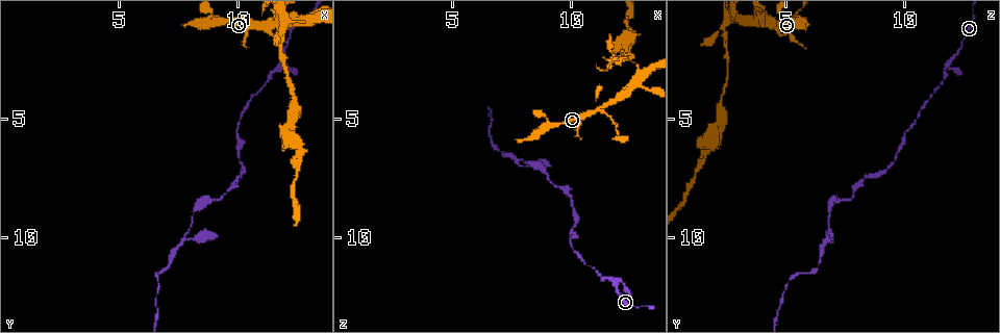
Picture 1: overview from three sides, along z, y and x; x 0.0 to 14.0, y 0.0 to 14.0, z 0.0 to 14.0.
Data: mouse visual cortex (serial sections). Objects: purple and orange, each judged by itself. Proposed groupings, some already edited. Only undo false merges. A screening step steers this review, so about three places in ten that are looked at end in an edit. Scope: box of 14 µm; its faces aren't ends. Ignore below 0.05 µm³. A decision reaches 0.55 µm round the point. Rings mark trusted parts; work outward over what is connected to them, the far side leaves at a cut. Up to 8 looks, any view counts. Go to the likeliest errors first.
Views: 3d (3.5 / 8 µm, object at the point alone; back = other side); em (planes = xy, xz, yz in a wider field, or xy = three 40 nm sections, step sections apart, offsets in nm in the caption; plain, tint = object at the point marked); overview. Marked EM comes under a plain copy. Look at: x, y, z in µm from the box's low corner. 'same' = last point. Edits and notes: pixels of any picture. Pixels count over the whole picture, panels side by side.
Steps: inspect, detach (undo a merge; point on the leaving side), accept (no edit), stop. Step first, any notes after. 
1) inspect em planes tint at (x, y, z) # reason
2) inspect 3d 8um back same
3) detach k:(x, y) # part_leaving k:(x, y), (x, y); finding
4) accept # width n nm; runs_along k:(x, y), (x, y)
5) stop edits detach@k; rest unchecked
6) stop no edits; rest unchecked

inspect 3d 8um at (11.0, 1.0, 4.7) # two arms in line, one across

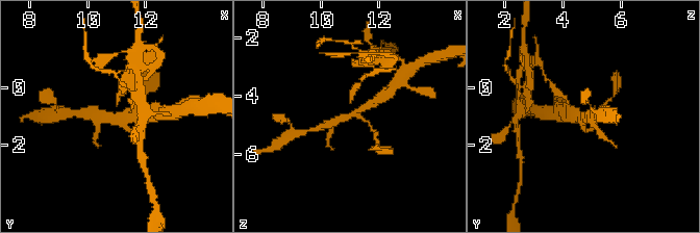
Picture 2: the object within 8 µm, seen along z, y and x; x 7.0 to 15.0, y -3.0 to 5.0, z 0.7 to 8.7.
inspect em xy step 5 tint at (11.0, 1.1, 4.7) # arms 3; arm_widths 150, 300, 350 nm; now the EM

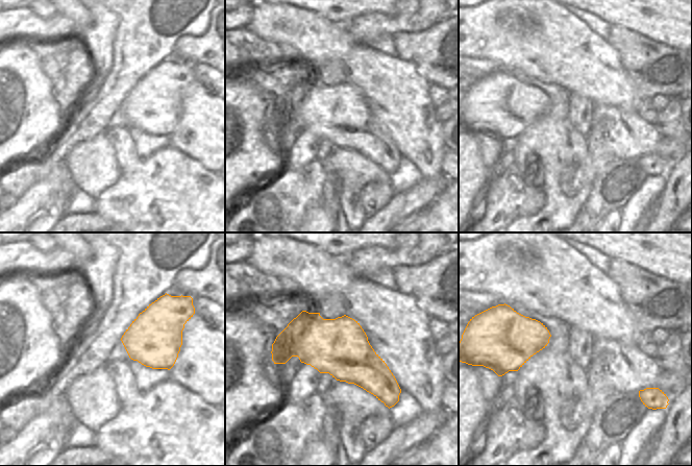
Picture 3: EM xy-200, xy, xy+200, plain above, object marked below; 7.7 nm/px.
accept # width 440 nm; runs_along 2:(323, 125), (346, 119), (376, 100); one cell here

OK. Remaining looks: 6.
inspect 3d 3.5um at (12.0, 1.0, 2.4) # calibre changes

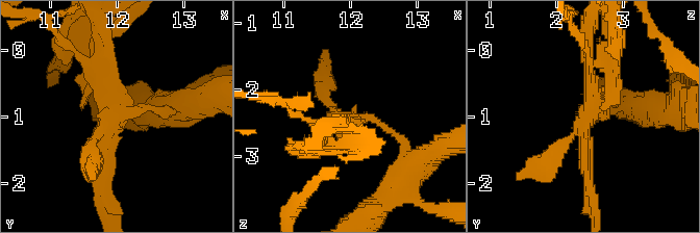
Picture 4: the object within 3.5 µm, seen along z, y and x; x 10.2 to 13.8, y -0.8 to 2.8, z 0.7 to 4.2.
inspect em xy step 3 tint at (12.00, 0.95, 2.55) # arms 4; arm_widths 150, 150, 150, 200 nm

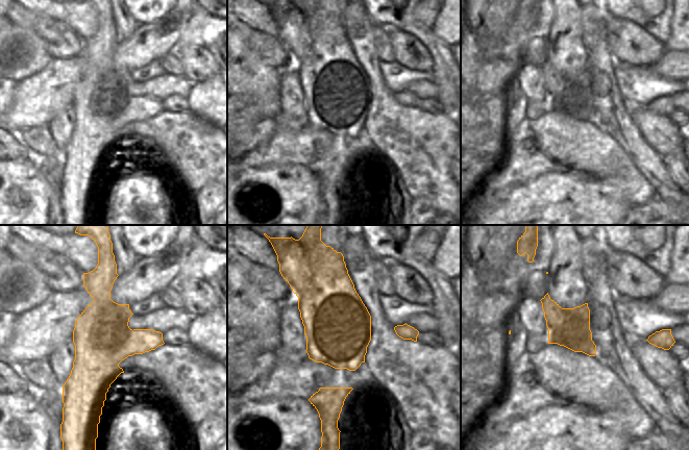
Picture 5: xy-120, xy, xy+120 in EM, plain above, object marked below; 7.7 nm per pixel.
detach 4:(115, 71) # part_leaving 4:(121, 111), (105, 125), (102, 201); a second cell is stuck on

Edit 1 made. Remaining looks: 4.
inspect em planes tint at (12.0, 2.2, 12.2) # thick turns thin

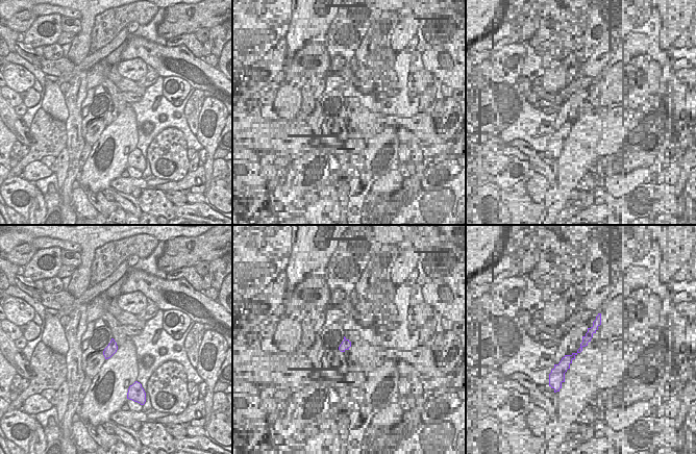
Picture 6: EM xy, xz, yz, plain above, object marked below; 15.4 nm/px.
inspect 3d 3.5um same # wider look

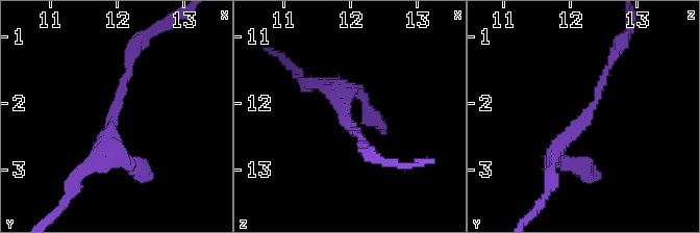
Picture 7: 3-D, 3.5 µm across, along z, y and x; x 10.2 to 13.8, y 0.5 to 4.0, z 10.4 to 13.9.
accept # runs_along 7:(610, 60), (598, 99), (552, 166); one cell here

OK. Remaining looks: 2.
inspect 3d 8um at (7.7, 10.1, 6.7) # abrupt turn

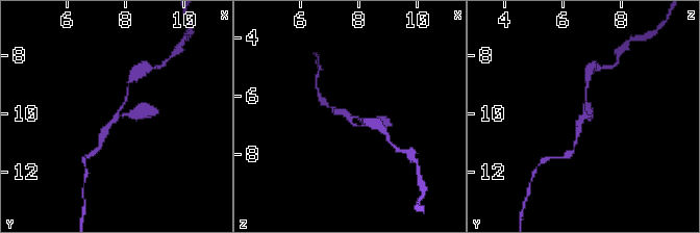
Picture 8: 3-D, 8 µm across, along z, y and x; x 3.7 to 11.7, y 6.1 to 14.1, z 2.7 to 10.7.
inspect em planes tint at (7.7, 10.1, 6.8) # arms 3; arm_widths 150, 200, 250 nm; shape alone is not enough

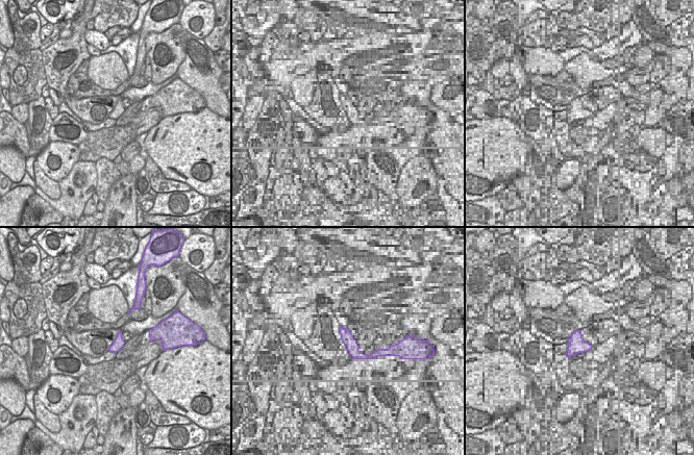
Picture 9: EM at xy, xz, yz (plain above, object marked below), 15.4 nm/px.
accept # width 160 nm; runs_along 8:(127, 88), (125, 102), (101, 139); one cell here

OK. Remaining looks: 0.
stop edits detach@4; rest unchecked

